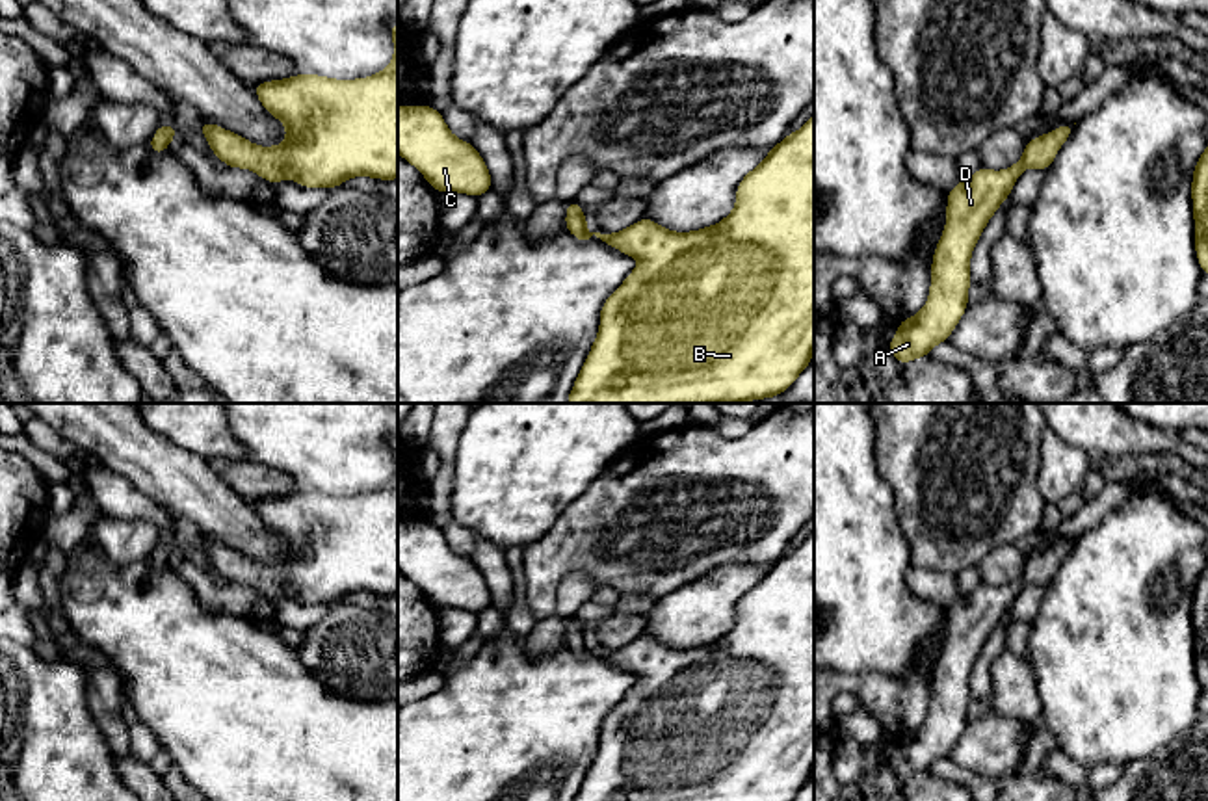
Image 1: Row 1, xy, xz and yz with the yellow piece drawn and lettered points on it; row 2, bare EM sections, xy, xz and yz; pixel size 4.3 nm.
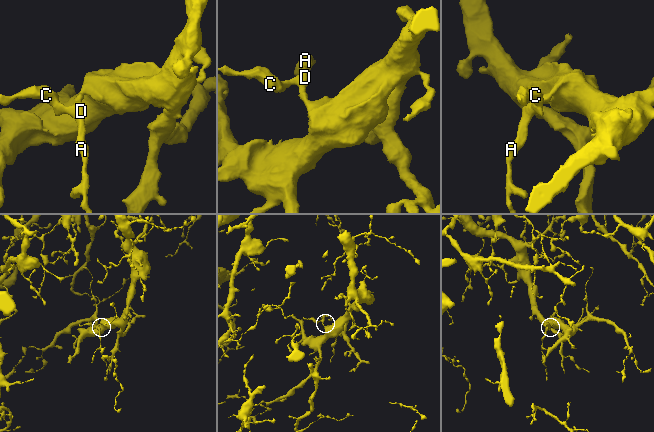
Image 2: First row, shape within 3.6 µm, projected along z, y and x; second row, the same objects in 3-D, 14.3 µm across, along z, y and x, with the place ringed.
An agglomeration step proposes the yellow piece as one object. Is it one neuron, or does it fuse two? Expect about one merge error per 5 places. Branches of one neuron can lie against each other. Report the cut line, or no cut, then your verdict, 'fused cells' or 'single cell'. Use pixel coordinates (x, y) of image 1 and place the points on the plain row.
no cut | single cell

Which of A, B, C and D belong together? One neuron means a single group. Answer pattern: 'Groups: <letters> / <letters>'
Groups: A B C D

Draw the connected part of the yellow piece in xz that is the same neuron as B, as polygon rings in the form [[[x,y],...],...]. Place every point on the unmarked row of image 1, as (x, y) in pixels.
[[[814,532],[797,548],[788,550],[775,561],[743,593],[736,606],[734,626],[717,641],[693,649],[673,649],[643,634],[621,649],[589,649],[585,645],[587,636],[576,617],[567,619],[565,641],[574,654],[589,656],[595,650],[604,660],[632,671],[639,678],[602,721],[598,751],[574,801],[792,801],[810,781],[810,771],[814,769]]]

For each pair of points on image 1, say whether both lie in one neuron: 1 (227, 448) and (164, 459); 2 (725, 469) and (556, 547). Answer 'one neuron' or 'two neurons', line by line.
1: two neurons
2: one neuron

